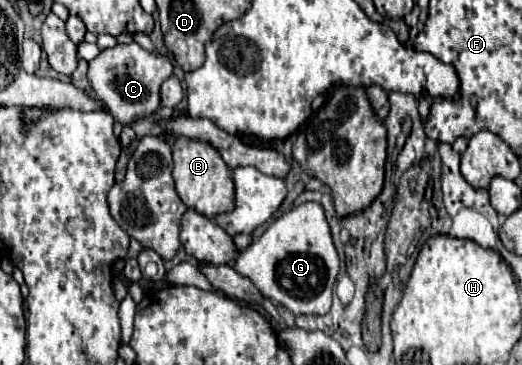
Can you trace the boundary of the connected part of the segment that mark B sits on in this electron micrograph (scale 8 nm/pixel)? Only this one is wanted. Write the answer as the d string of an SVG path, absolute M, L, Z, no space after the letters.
M180 135L172 143L172 159L174 159L172 177L176 183L176 191L186 207L192 207L206 217L214 217L214 215L230 211L234 207L232 171L210 143L188 139L188 137Z

